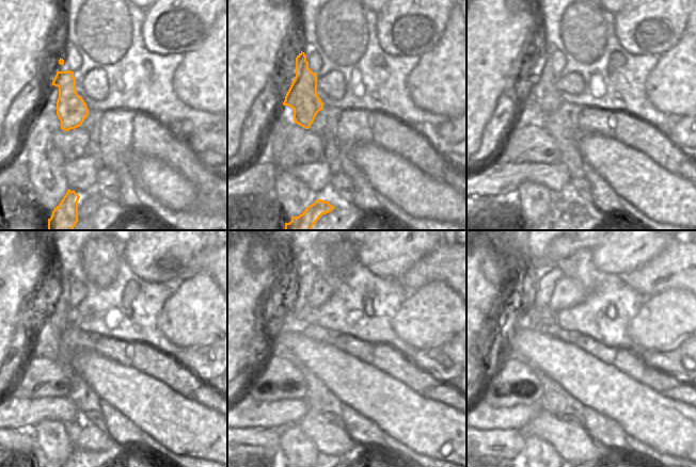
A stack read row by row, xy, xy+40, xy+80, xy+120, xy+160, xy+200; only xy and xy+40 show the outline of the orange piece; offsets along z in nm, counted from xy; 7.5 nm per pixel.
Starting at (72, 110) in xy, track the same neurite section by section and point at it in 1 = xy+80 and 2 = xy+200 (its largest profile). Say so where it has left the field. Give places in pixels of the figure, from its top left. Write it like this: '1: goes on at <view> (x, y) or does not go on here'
1: goes on at xy+80 (544, 94)
2: goes on at xy+200 (548, 278)

